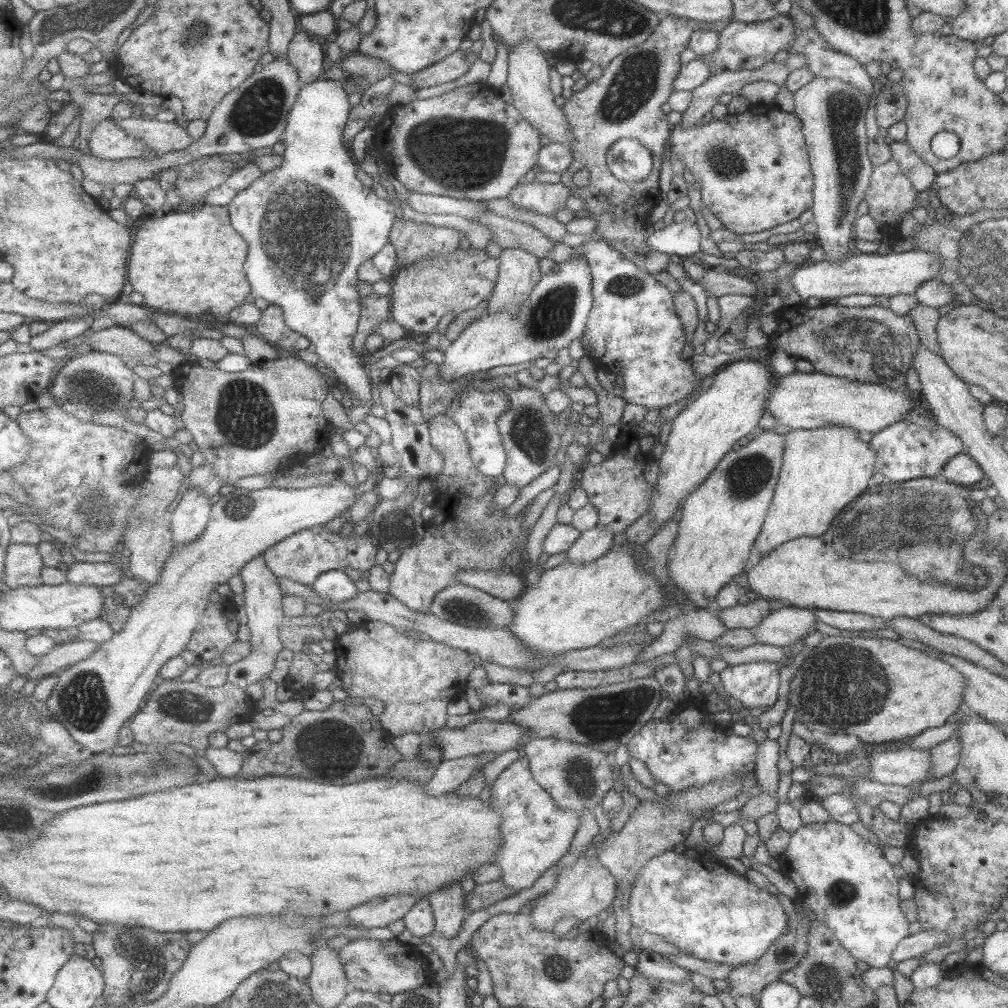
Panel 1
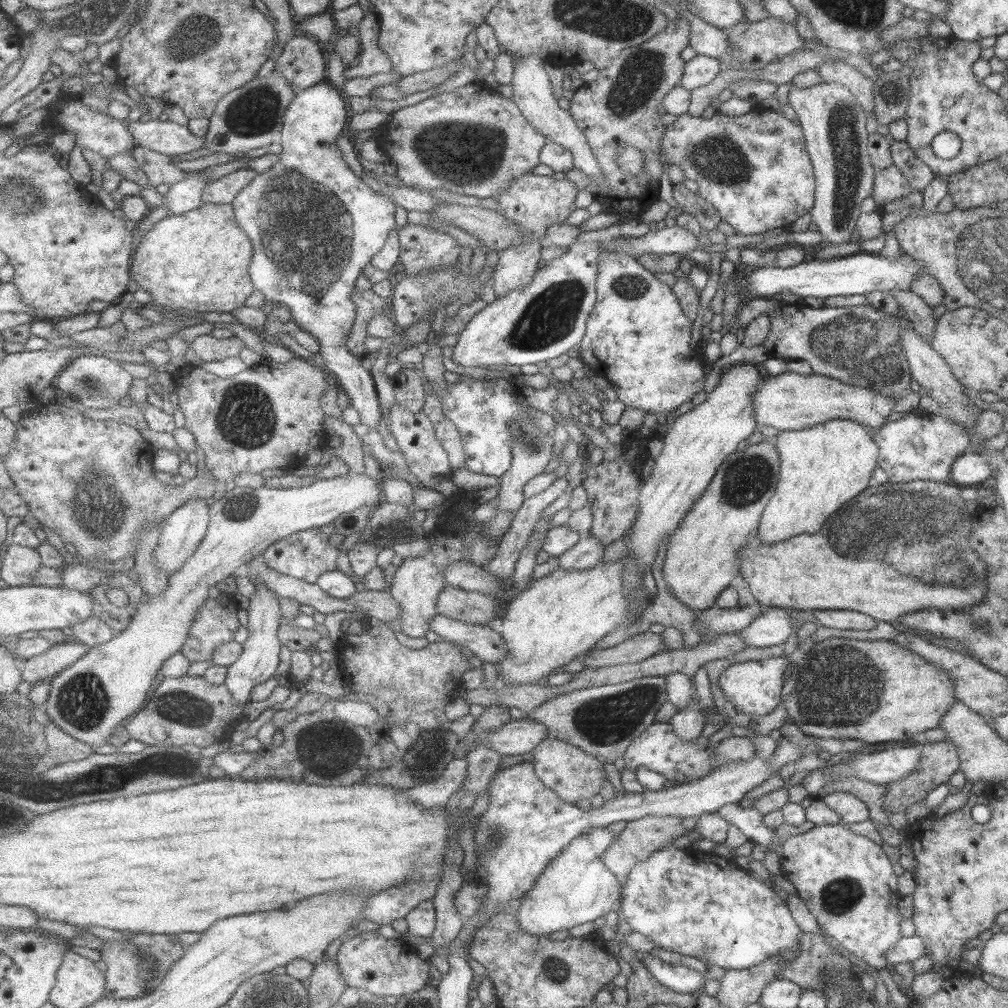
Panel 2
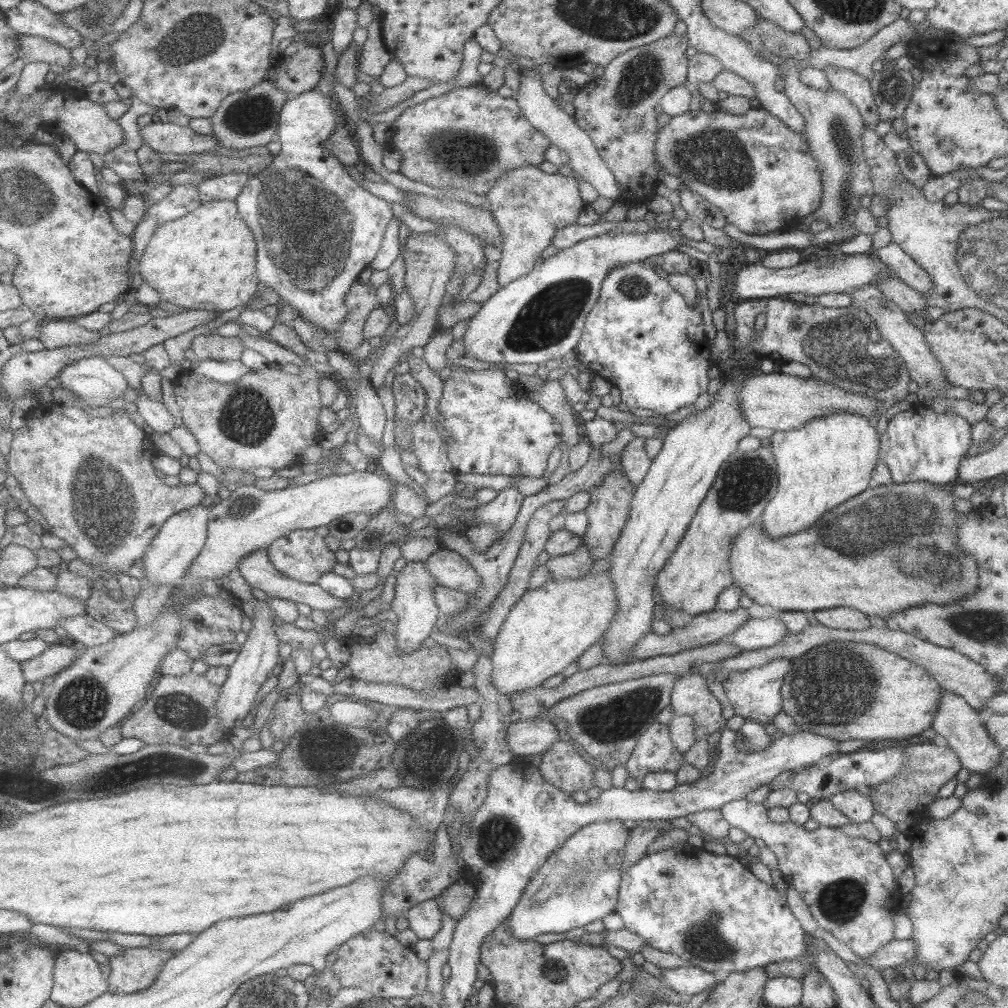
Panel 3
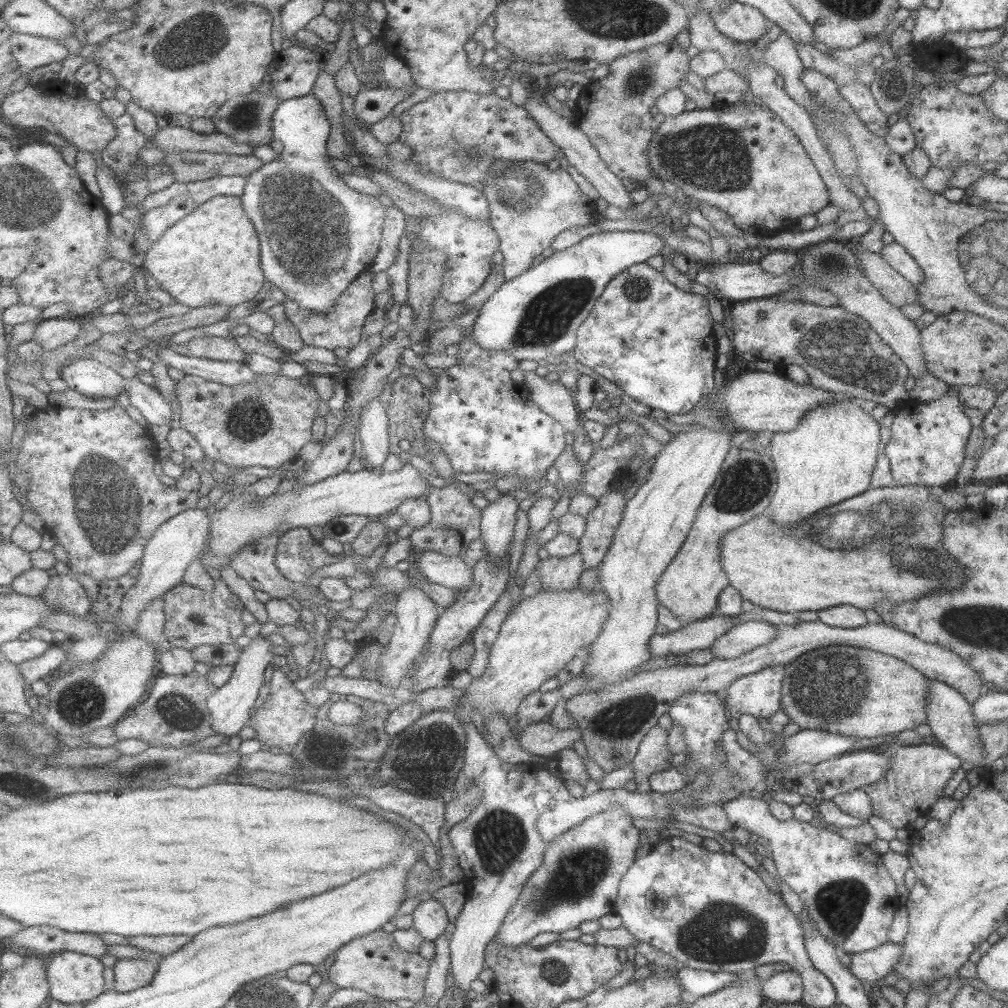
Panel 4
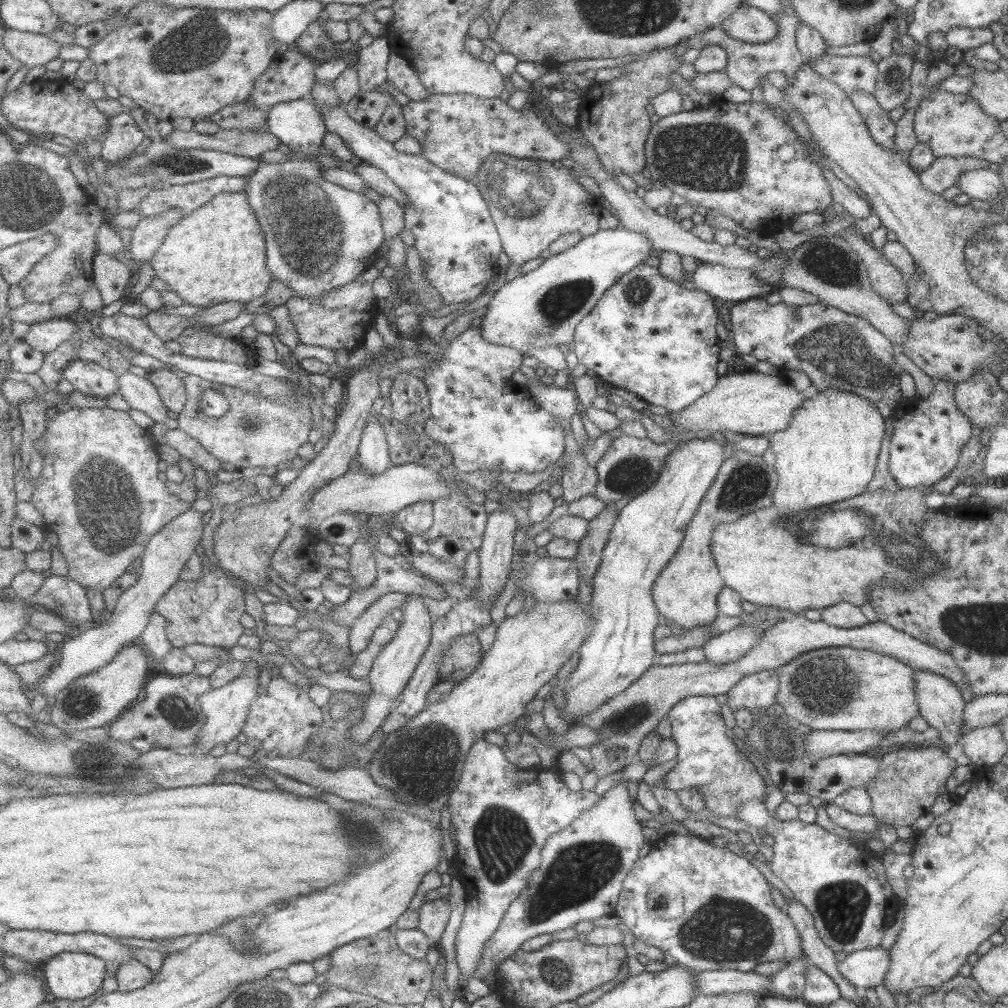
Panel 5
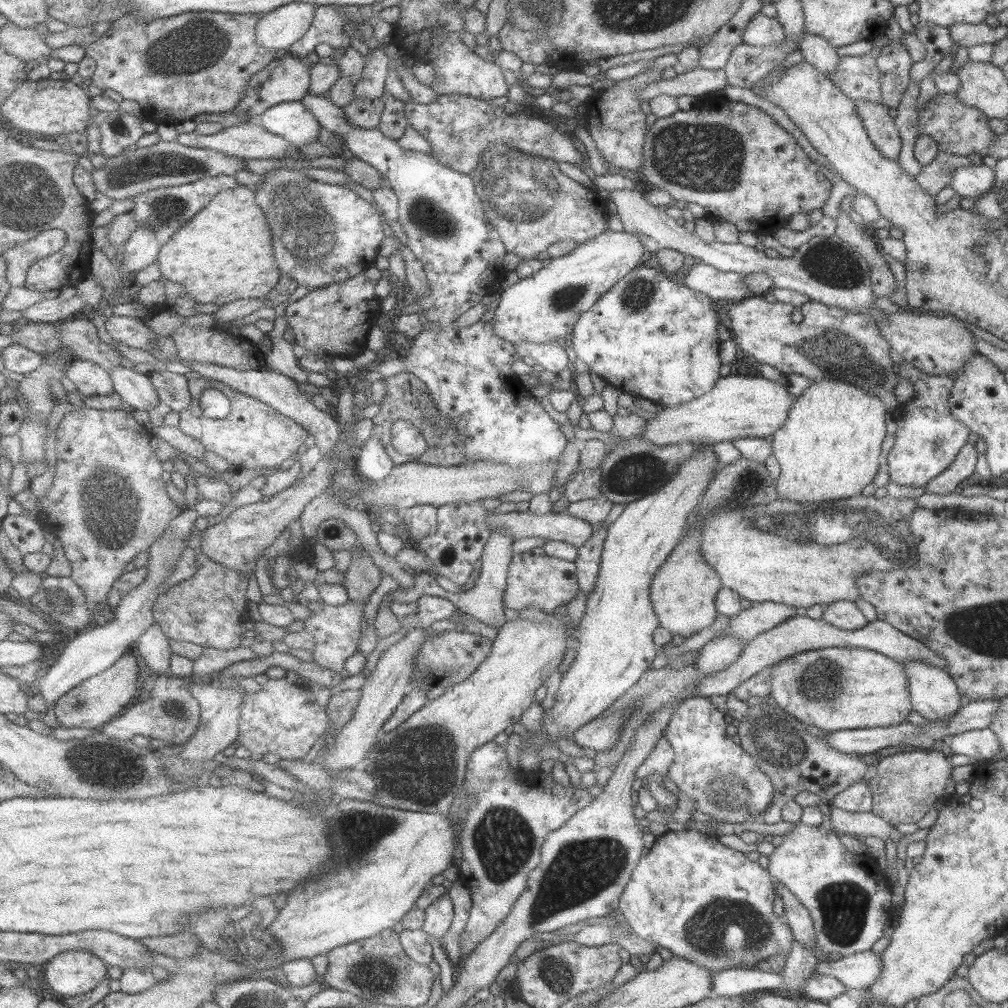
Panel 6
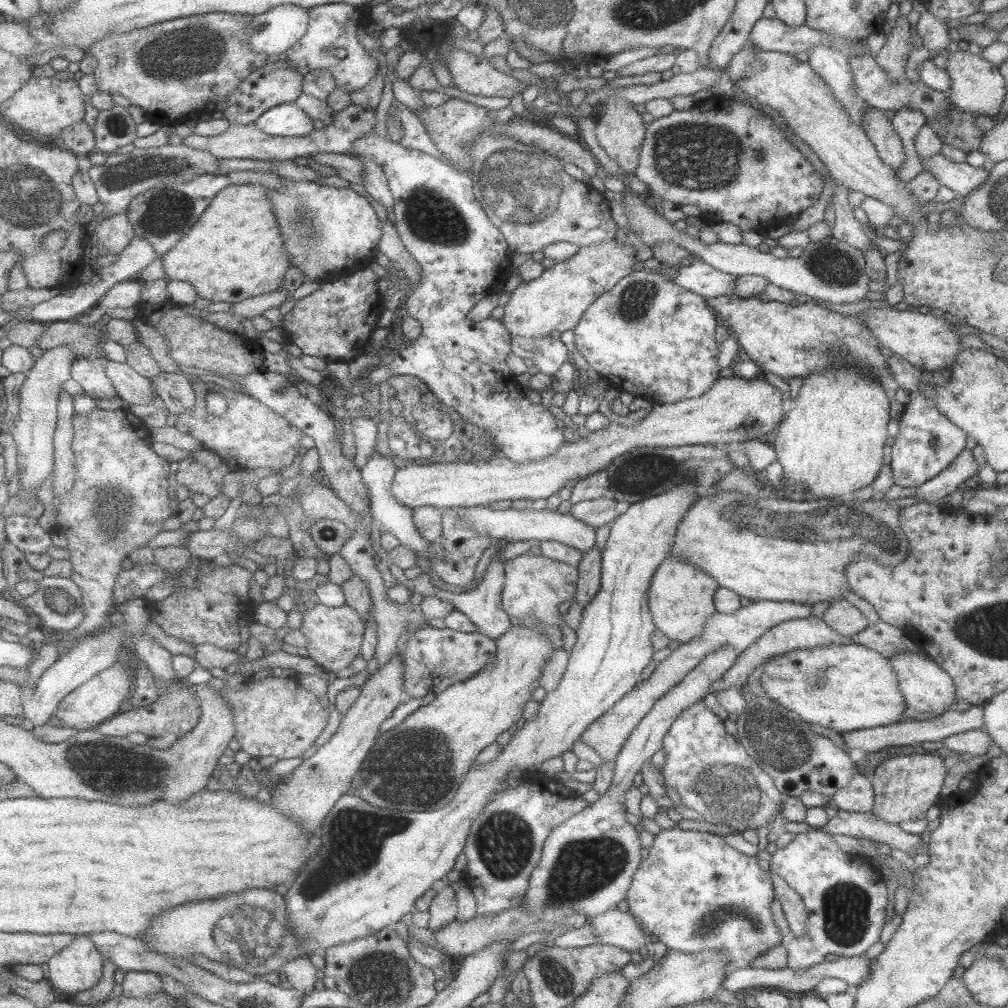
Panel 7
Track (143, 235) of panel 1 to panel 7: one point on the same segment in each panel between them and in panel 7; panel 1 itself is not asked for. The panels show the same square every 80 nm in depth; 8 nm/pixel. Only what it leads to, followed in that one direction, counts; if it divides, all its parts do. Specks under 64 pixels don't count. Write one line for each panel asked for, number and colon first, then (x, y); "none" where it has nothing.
2: (199, 261)
3: (207, 259)
4: (212, 256)
5: (217, 254)
6: (226, 252)
7: (236, 251)

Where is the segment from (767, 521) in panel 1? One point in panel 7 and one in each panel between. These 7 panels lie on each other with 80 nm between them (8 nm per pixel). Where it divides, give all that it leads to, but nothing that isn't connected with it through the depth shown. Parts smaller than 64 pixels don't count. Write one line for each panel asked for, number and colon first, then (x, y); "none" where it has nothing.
2: (821, 468)
3: (830, 459)
4: (829, 457)
5: (829, 452)
6: (828, 449)
7: (830, 444)

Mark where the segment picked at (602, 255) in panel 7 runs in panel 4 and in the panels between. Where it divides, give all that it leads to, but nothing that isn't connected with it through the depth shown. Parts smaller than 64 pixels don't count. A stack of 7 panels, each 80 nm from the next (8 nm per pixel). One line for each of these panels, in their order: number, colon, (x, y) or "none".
4: (536, 315)
5: (540, 308)
6: (542, 308)

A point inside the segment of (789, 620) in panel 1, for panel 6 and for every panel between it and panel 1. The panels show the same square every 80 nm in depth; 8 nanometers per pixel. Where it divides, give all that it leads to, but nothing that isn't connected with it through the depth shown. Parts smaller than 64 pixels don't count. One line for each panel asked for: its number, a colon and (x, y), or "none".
2: (774, 627)
3: (754, 633)
4: (744, 636)
5: (731, 645)
6: (719, 652)

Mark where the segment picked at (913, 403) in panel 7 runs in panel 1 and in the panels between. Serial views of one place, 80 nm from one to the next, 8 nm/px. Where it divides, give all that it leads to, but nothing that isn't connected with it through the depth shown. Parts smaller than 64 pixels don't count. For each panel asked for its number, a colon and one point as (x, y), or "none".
1: (903, 451)
2: (919, 446)
3: (918, 444)
4: (927, 444)
5: (924, 448)
6: (927, 439)

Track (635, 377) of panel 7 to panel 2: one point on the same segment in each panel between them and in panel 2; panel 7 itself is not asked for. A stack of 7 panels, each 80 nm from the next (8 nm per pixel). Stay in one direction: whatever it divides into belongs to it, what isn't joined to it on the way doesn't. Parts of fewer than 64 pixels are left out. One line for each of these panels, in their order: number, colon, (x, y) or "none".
2: (636, 336)
3: (640, 336)
4: (655, 342)
5: (647, 335)
6: (647, 335)

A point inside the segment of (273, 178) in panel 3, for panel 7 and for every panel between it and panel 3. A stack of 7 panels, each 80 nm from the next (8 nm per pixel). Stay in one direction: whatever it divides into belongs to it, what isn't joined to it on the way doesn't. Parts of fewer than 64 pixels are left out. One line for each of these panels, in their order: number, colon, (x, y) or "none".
4: (319, 235)
5: (321, 236)
6: (323, 233)
7: (329, 231)

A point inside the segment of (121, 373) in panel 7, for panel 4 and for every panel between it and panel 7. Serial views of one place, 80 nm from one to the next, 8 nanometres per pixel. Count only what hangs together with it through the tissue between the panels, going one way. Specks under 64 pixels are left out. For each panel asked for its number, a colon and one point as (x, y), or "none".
4: (151, 407)
5: (141, 395)
6: (136, 389)

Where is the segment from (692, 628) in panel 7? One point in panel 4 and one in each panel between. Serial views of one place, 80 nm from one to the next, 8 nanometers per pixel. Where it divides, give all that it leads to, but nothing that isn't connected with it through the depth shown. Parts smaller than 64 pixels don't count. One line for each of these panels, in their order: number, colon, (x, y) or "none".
4: (689, 586)
5: (685, 592)
6: (682, 592)

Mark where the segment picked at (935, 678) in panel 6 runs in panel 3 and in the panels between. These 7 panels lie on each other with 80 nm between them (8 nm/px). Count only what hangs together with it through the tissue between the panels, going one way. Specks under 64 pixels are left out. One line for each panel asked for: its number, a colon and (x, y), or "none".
3: (963, 729)
4: (950, 719)
5: (939, 701)

